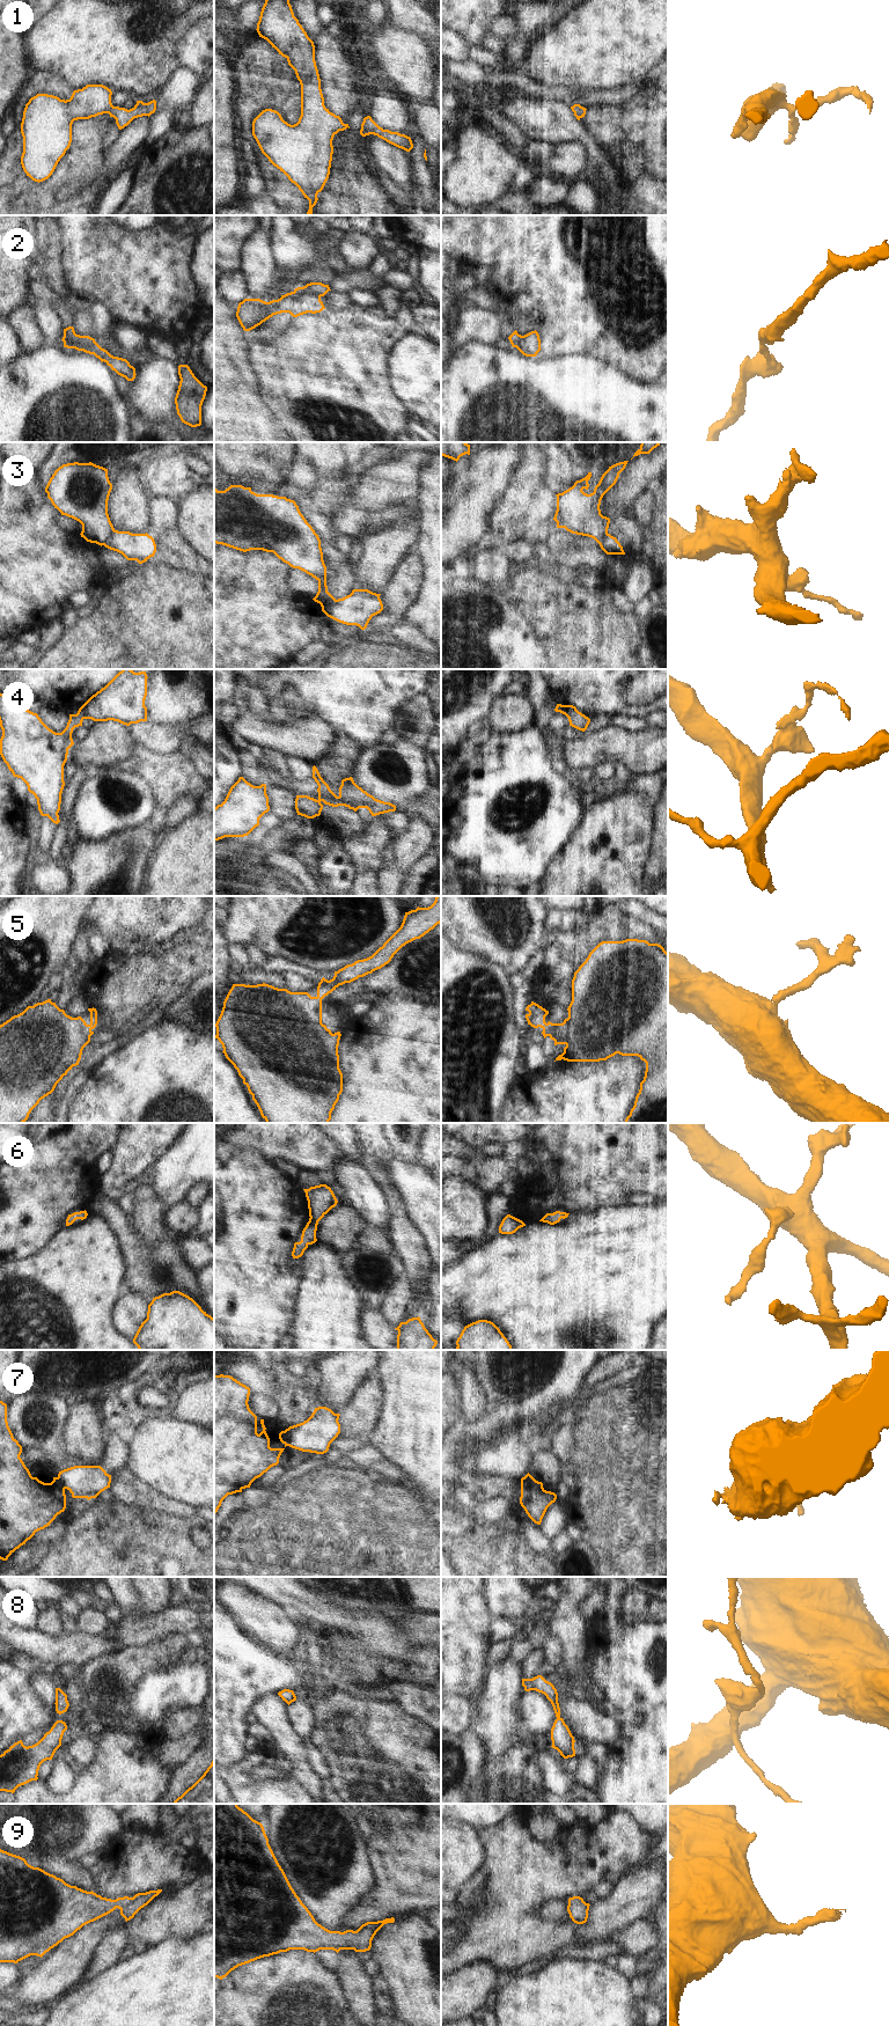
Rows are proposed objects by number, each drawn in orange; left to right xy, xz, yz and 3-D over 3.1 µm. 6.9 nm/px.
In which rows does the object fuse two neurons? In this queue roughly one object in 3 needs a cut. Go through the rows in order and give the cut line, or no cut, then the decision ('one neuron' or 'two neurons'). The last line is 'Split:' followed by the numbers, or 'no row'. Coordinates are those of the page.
1: no cut; one neuron
2: cut in xy along (64, 332), (64, 339), (67, 344), (82, 347), (90, 353); two neurons
3: cut in xy along (114, 529), (110, 537), (103, 544); two neurons
4: no cut; one neuron
5: no cut; one neuron
6: no cut; one neuron
7: cut in xz along (284, 1431), (288, 1445); two neurons
8: no cut; one neuron
9: no cut; one neuron
Split: 2, 3, 7

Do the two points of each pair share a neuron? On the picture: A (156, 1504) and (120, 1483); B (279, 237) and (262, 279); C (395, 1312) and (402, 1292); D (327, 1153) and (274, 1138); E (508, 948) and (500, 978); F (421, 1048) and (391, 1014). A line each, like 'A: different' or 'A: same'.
A: same
B: different
C: same
D: same
E: different
F: same

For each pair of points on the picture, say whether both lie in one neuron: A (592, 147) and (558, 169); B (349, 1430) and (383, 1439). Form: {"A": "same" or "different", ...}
{"A": "different", "B": "different"}

